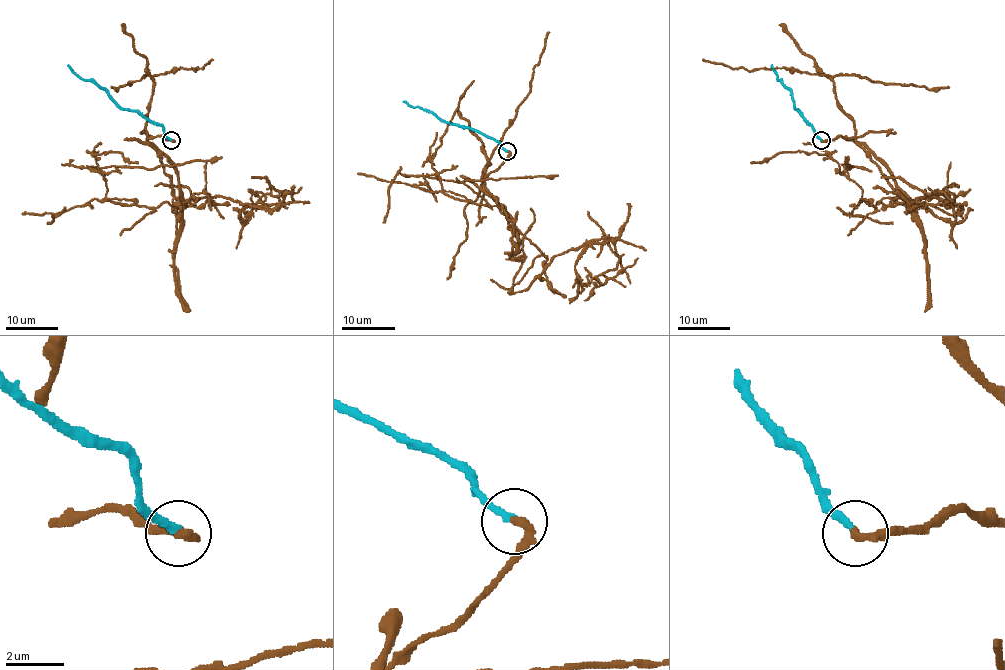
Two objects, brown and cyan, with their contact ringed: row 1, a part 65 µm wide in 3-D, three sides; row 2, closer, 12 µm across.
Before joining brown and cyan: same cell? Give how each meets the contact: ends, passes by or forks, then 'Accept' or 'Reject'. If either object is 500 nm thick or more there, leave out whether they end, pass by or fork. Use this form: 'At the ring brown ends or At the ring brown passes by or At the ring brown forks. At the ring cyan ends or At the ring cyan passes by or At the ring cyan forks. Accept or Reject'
At the ring brown ends. At the ring cyan ends. Reject

